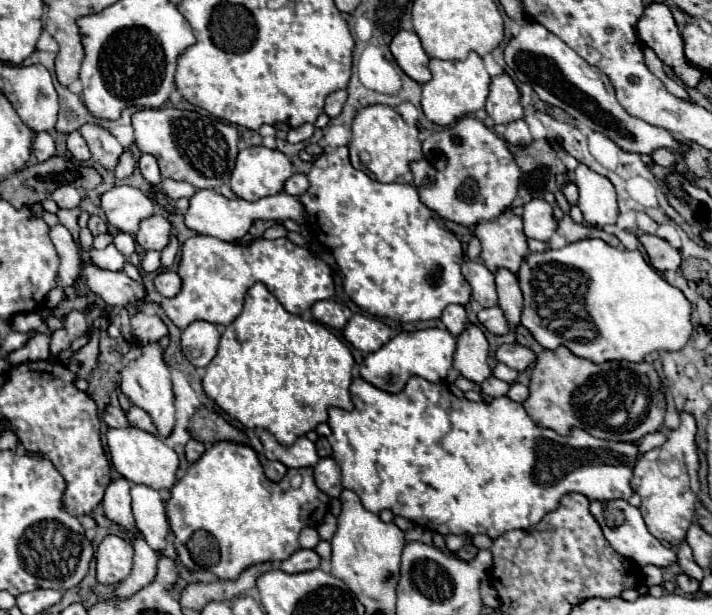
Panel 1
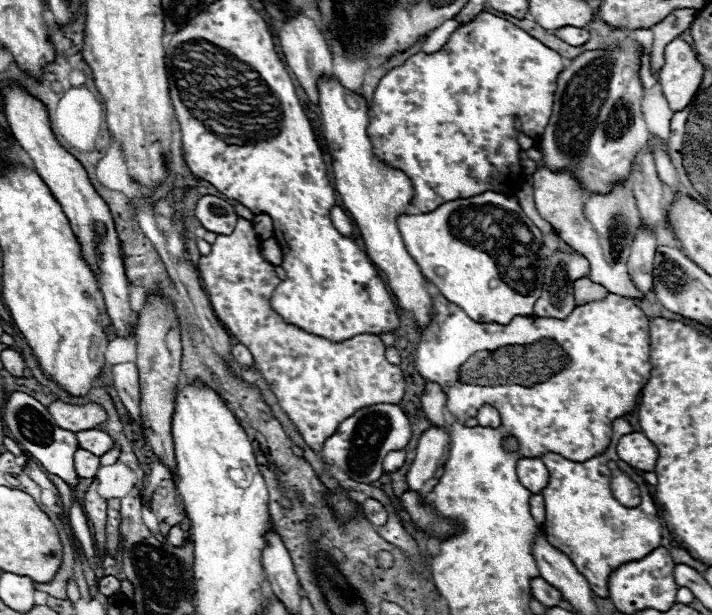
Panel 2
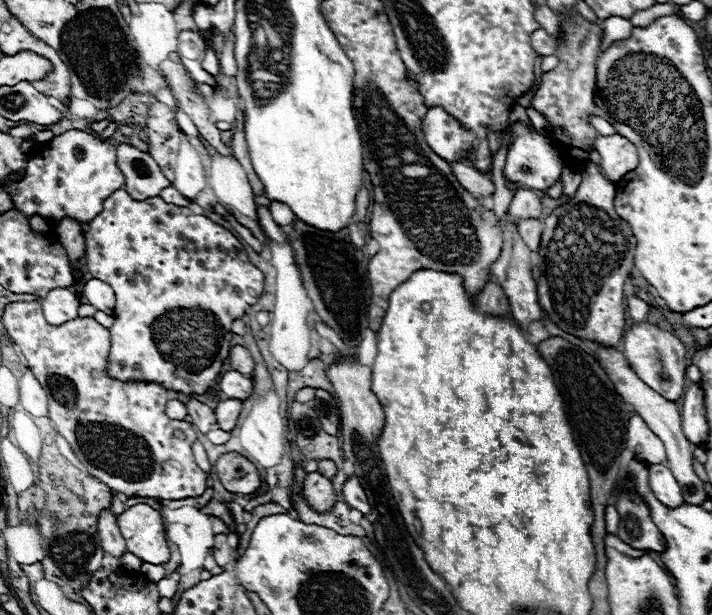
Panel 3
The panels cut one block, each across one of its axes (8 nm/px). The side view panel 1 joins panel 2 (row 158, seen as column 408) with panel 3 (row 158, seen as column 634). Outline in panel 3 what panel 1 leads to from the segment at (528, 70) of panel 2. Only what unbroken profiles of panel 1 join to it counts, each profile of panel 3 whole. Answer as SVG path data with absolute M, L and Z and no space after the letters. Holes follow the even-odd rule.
M430 108L422 120L426 144L448 162L462 162L468 148L476 148L472 132L464 130L456 118L442 108Z

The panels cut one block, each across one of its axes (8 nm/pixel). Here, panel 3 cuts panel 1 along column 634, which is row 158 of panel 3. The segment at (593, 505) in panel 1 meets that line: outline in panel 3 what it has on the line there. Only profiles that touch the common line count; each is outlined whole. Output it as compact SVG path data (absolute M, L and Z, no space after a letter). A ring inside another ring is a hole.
M520 122L514 126L514 134L516 134L516 140L508 148L508 160L506 160L504 174L508 176L508 180L518 182L520 188L548 190L554 182L560 180L560 174L562 174L562 169L565 166L560 153L554 148L550 138L544 138L538 132L530 132Z

